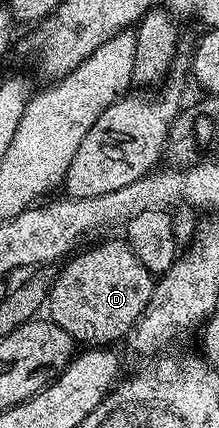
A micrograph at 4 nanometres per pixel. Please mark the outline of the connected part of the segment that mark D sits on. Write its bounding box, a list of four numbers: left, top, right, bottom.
[46,238,154,349]

